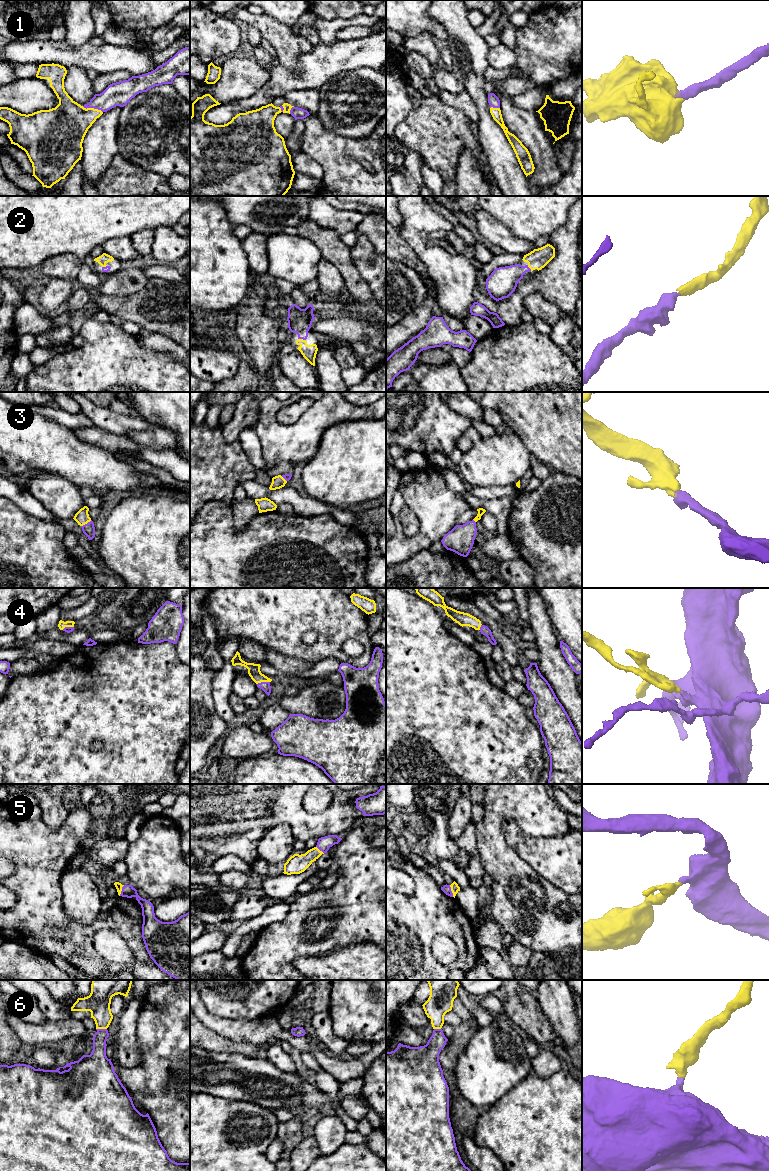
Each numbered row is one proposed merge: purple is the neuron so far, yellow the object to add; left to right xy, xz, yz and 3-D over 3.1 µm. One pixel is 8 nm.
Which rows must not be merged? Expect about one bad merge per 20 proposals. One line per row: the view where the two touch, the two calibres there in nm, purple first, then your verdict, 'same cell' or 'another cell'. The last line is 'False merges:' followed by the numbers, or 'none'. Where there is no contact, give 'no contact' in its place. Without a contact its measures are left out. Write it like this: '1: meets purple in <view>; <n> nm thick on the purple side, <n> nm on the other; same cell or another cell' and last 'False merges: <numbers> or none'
1: meets purple in xy; 190 nm thick on the purple side, 340 nm on the other; same cell
2: meets purple in xz; 190 nm thick on the purple side, 120 nm on the other; same cell
3: meets purple in xy; 100 nm thick on the purple side, 110 nm on the other; same cell
4: meets purple in xz; 80 nm thick on the purple side, 100 nm on the other; same cell
5: meets purple in yz; 70 nm thick on the purple side, 70 nm on the other; same cell
6: meets purple in xy; 150 nm thick on the purple side, 190 nm on the other; same cell
False merges: none

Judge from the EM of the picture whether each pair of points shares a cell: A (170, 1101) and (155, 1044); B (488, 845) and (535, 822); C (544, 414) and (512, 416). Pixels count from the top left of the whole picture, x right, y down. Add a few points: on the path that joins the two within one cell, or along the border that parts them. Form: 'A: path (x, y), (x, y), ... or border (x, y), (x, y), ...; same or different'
A: path (167, 1087), (165, 1085), (165, 1058); same
B: path (489, 829), (503, 814), (519, 814); same
C: path (536, 414), (520, 414); same

